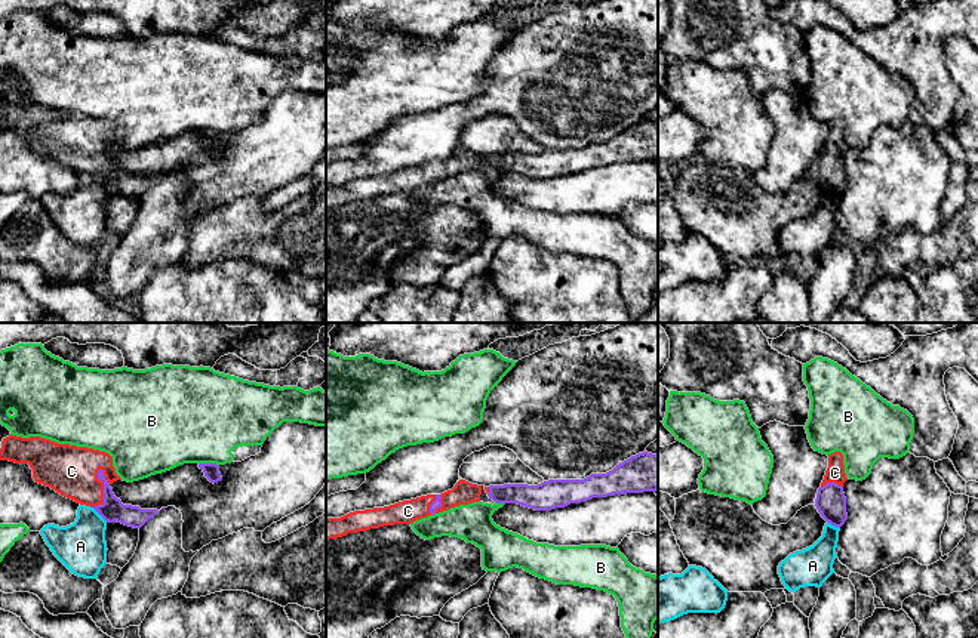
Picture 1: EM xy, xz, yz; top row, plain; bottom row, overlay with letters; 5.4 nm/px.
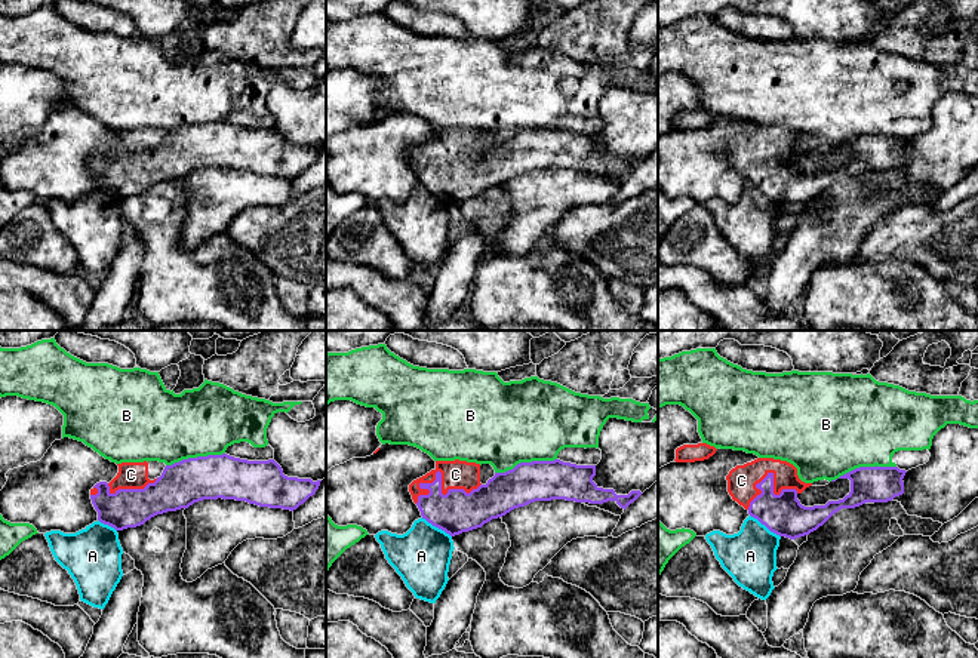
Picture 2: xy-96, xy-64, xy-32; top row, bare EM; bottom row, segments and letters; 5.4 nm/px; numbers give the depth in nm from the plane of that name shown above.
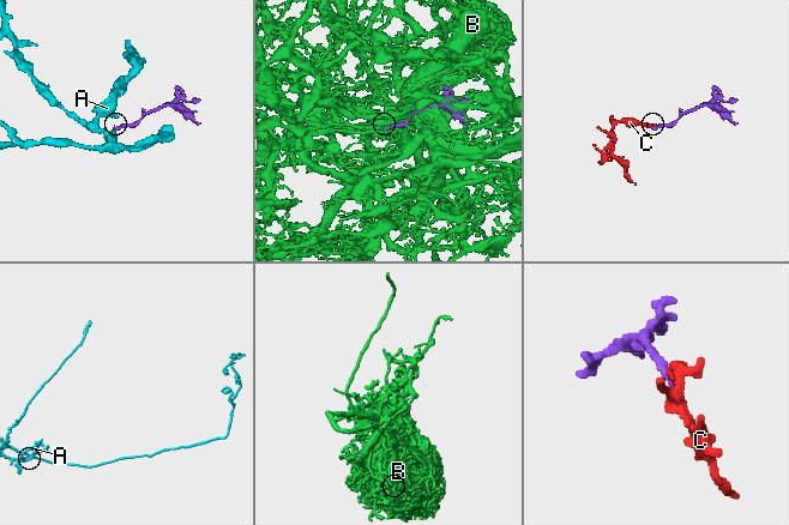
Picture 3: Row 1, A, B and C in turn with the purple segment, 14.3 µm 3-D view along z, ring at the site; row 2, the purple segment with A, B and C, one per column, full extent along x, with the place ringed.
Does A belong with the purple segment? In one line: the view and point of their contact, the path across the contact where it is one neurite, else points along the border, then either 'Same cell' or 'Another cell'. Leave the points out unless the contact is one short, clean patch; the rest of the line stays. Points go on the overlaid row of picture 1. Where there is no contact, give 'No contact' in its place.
Touches purple at xy (100, 514). Boundary: xy (92, 506), (107, 521). Another cell

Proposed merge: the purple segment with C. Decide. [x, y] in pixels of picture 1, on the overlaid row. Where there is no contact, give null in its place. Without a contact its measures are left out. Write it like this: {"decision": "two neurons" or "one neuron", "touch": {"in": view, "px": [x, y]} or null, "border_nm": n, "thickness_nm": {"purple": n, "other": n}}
{"decision": "one neuron", "touch": {"in": "xy", "px": [104, 492]}, "border_nm": 220, "thickness_nm": {"purple": 120, "other": 280}}

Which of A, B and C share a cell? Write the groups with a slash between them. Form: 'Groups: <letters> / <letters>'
Groups: A / B / C

